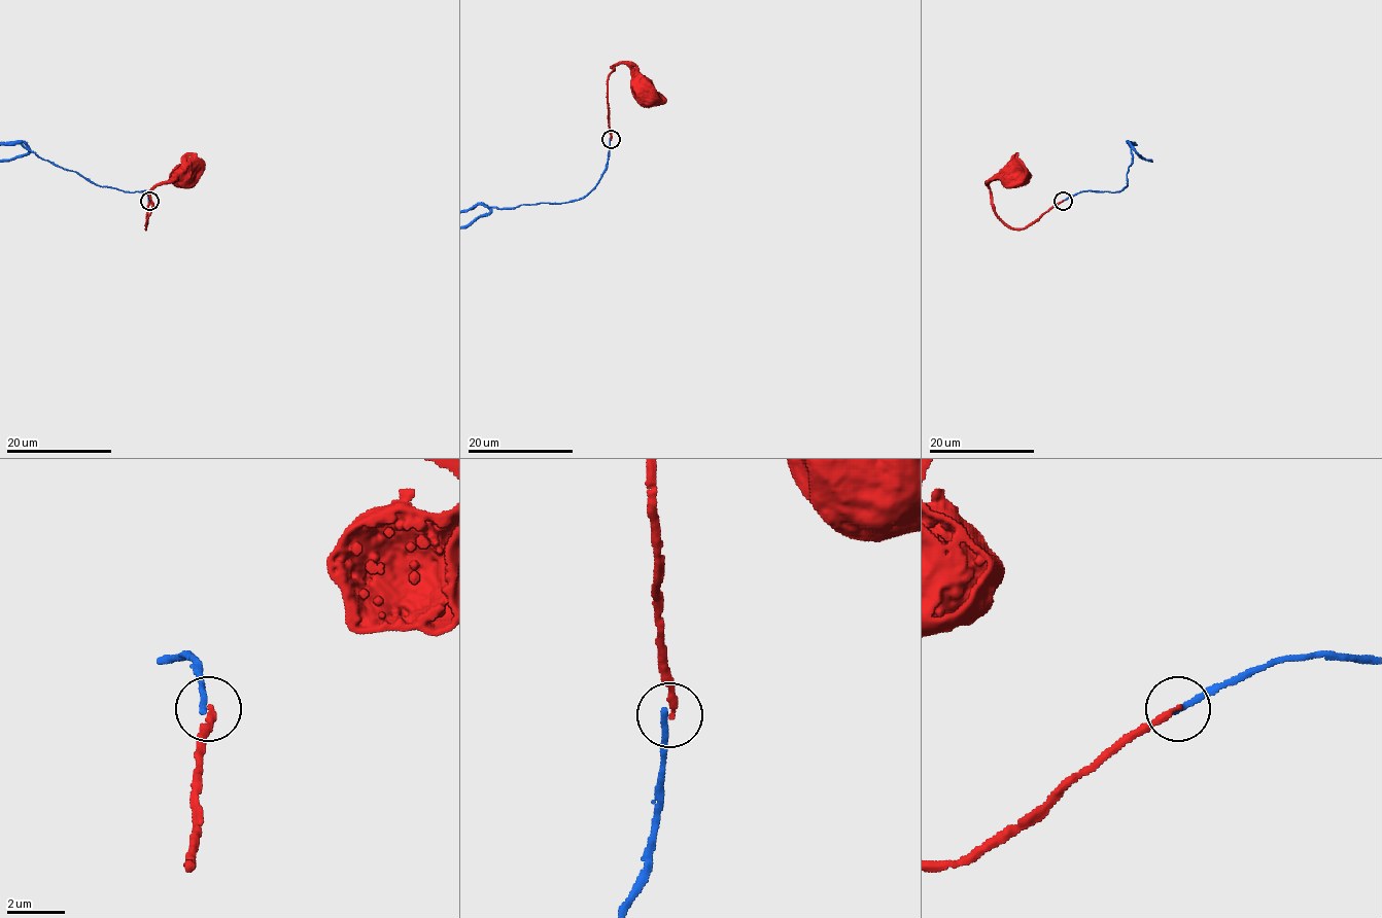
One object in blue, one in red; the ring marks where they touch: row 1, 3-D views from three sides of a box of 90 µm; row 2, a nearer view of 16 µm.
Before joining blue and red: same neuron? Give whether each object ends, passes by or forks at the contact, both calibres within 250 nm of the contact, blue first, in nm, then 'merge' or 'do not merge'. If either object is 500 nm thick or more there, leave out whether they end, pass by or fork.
blue ends; red ends; calibres 240 and 240 nm; do not merge

